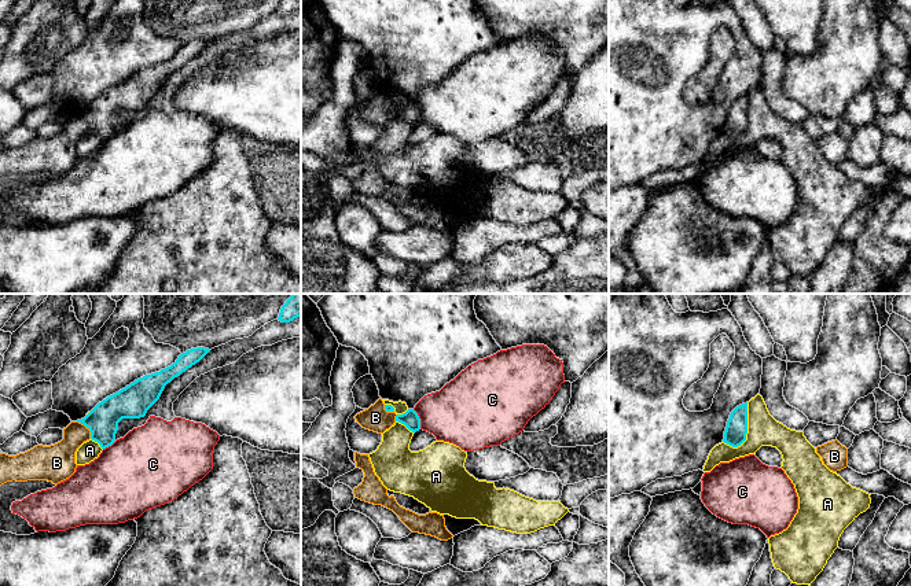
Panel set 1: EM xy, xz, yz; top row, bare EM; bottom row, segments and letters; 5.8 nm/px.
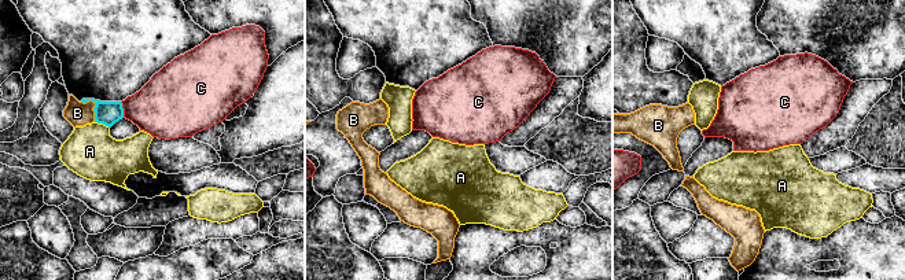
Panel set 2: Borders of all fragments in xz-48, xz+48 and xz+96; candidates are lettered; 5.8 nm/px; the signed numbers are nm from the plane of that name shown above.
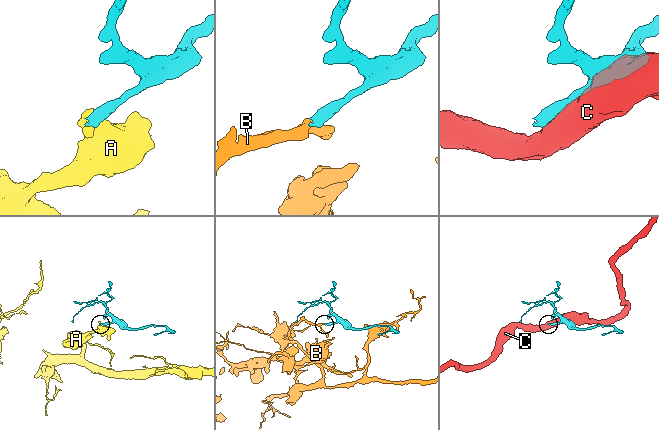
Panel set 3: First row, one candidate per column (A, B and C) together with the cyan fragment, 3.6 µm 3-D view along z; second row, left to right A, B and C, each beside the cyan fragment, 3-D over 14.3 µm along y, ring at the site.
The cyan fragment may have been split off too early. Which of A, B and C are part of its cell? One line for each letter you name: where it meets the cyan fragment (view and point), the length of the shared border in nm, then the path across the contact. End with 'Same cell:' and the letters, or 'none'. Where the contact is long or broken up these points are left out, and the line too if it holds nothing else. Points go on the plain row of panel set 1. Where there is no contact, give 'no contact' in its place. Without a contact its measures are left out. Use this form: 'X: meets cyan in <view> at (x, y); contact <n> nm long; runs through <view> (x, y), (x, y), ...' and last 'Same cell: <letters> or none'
B: meets cyan in xy at (87, 120); contact 140 nm long; runs through xy (103, 111), (96, 118), (87, 120), (66, 140), (59, 153)
Same cell: B

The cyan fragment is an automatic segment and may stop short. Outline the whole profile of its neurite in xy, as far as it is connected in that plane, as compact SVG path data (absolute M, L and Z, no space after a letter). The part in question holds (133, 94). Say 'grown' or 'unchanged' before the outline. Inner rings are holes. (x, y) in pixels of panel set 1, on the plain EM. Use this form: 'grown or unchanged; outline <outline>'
grown; outline M205 40L187 43L170 59L146 67L107 89L84 111L71 114L63 121L63 132L55 137L37 137L16 148L0 145L0 178L12 173L48 173L58 177L69 172L77 161L76 144L84 134L92 132L102 141L111 139L122 111L144 110L159 92L165 78L199 55L209 44Z

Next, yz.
unchanged; outline M747 95L736 99L727 114L723 134L738 140L746 133L747 126Z

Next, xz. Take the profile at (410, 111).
grown; outline M379 91L368 102L355 108L356 114L365 122L383 126L396 114L404 117L414 126L420 122L420 111L414 102L408 102L403 107L397 107L392 97L385 97Z

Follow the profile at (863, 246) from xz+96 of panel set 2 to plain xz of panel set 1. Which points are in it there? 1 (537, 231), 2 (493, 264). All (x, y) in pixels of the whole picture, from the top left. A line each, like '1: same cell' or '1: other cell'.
1: same cell
2: other cell

